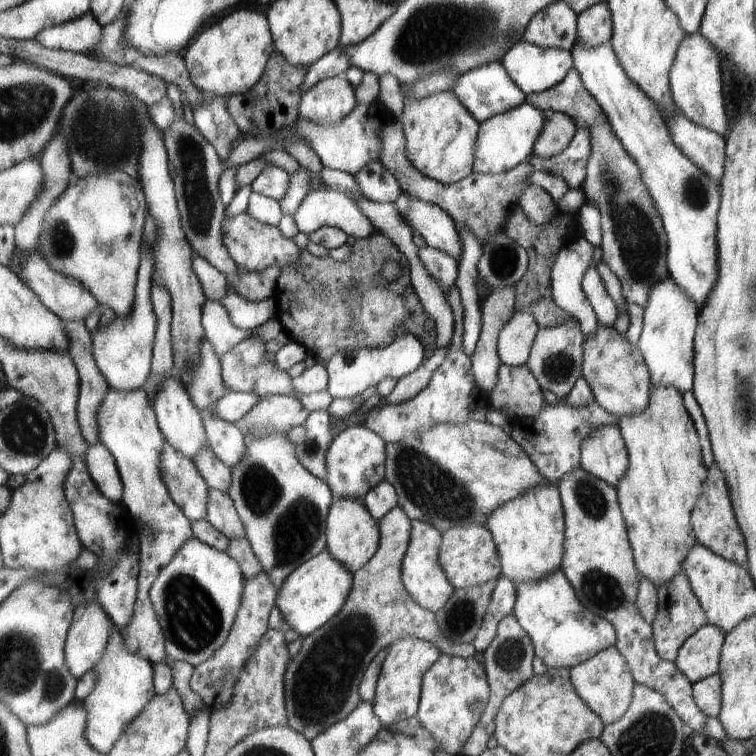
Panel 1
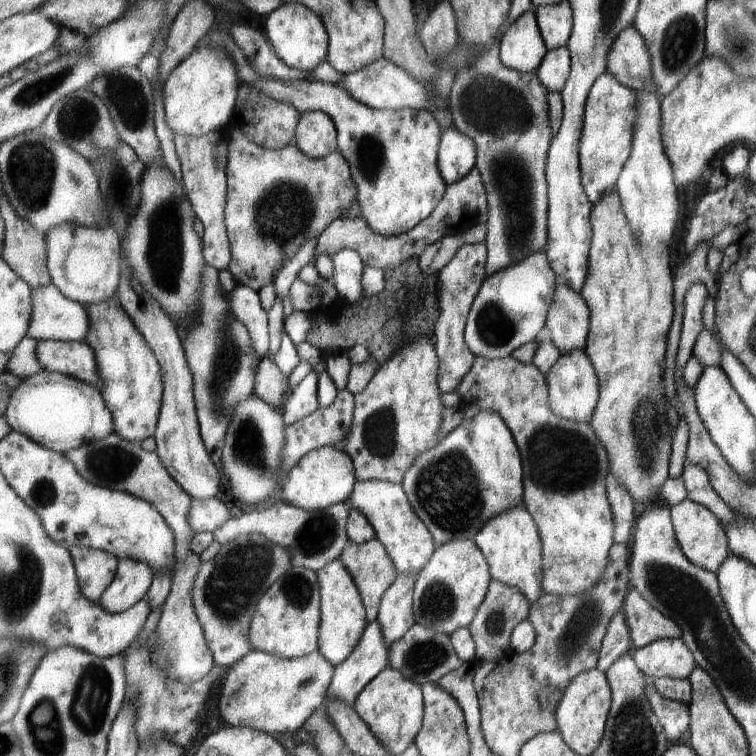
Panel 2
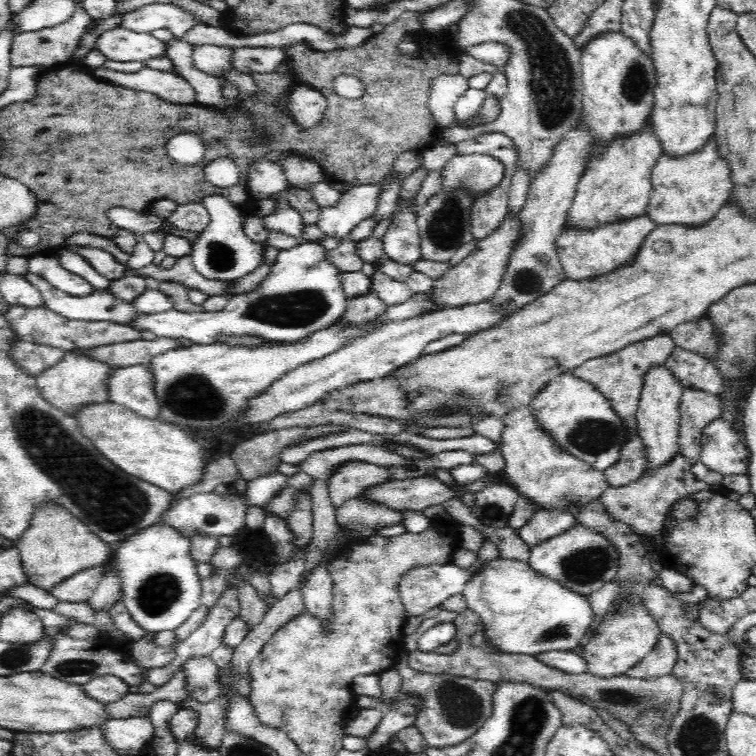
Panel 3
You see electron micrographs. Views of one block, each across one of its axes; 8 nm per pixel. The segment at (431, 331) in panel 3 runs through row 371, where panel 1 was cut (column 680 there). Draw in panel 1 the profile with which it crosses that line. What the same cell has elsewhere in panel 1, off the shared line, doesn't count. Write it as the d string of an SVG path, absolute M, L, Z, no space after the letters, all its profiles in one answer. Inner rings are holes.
M671 276L657 280L649 294L642 314L642 328L636 347L643 357L650 376L651 386L671 388L679 394L693 386L693 338L697 311L695 304L675 286Z

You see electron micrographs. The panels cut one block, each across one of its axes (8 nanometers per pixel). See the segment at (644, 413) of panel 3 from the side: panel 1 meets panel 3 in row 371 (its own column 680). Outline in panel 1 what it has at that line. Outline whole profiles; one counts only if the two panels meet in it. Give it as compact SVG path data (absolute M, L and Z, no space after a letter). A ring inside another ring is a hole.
M705 623L679 646L674 663L691 684L717 673L725 635L717 626Z

